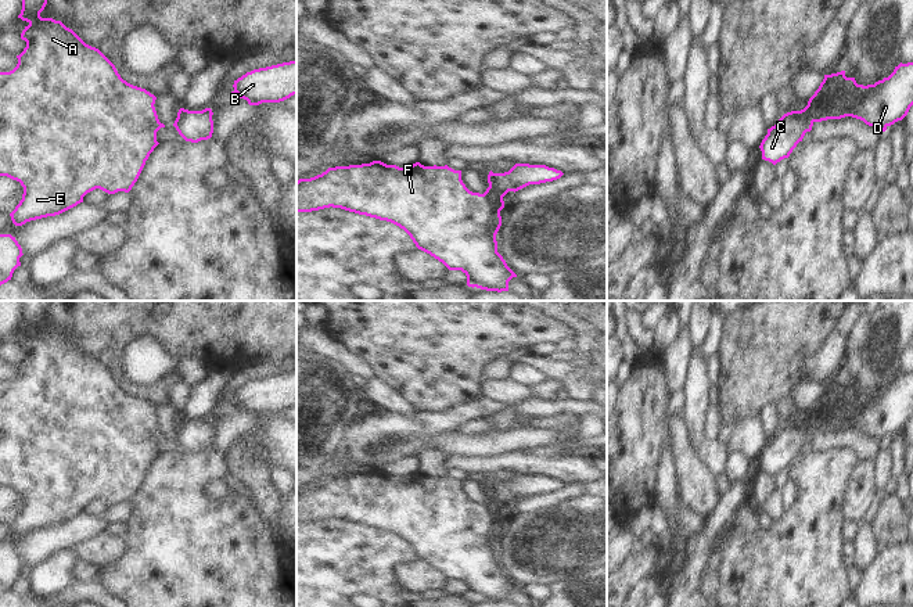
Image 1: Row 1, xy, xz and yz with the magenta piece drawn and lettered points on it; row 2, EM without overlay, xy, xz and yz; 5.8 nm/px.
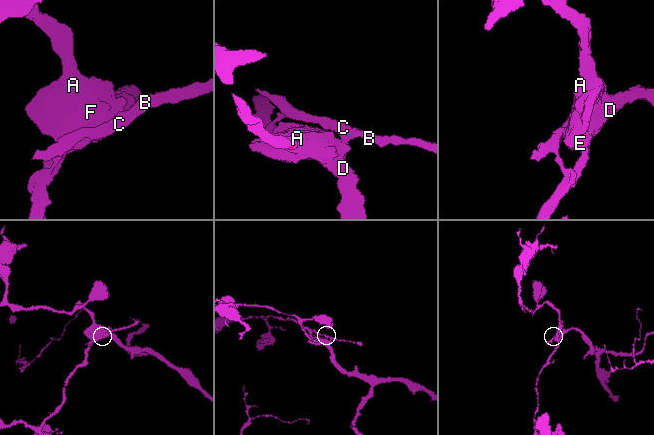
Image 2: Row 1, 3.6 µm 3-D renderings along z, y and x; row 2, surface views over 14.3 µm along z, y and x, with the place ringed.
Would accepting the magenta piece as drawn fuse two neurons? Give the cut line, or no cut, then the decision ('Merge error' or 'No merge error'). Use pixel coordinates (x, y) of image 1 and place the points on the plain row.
Split along yz (802, 420), (802, 424), (812, 433). Merge error

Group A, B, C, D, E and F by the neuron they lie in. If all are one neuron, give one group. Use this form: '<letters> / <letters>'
A D E F / B C

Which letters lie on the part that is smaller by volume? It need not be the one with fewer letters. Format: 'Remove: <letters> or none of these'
Remove: B, C

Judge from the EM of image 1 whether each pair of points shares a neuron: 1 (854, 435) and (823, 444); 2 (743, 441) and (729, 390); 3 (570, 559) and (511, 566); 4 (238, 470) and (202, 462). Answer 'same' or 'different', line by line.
1: same
2: different
3: same
4: different

